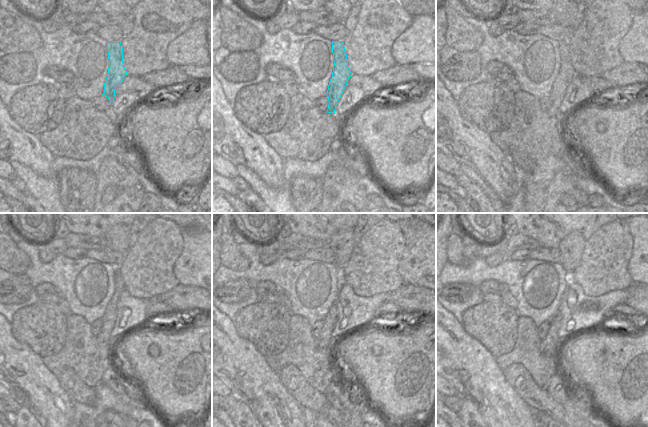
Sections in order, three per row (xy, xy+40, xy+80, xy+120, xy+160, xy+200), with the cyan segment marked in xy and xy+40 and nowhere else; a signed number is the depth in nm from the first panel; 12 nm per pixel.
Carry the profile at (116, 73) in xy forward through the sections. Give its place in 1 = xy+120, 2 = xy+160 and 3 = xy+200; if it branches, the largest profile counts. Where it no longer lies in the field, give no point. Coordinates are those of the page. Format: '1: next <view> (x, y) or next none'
1: next xy+120 (109, 318)
2: next xy+160 (323, 341)
3: next xy+200 (548, 347)

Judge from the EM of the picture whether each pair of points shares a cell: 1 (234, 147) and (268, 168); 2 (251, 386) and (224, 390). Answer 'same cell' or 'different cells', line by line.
1: same cell
2: different cells

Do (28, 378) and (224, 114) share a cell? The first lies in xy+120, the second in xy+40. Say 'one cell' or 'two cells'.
one cell

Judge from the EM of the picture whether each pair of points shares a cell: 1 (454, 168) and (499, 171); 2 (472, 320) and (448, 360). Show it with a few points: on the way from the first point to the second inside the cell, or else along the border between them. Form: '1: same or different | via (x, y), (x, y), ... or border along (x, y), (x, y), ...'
1: different | border along (446, 155), (455, 159), (460, 164)
2: different | border along (462, 323), (462, 327), (484, 346)

